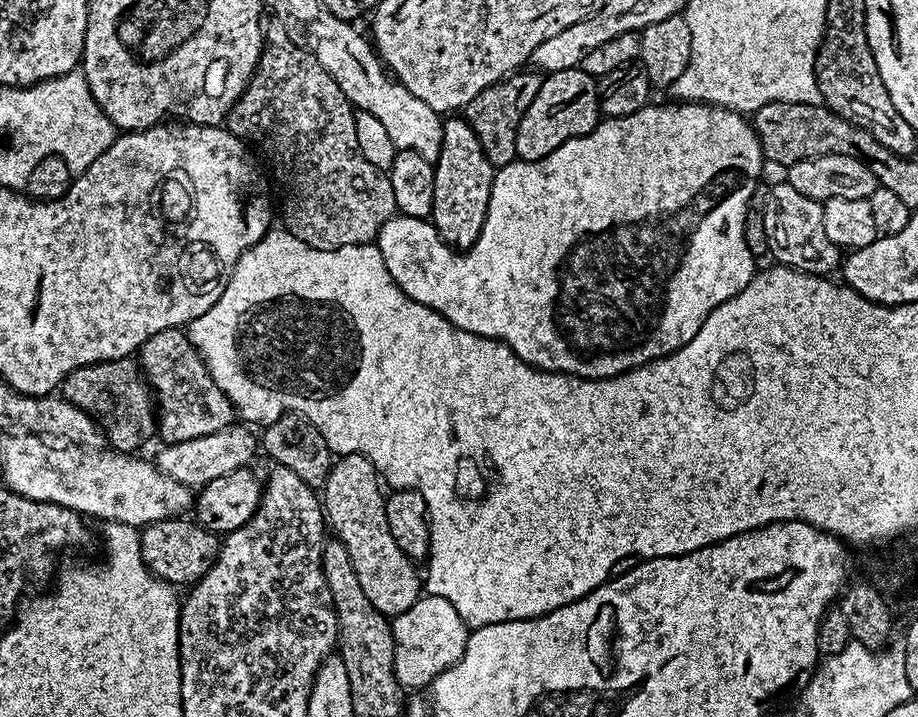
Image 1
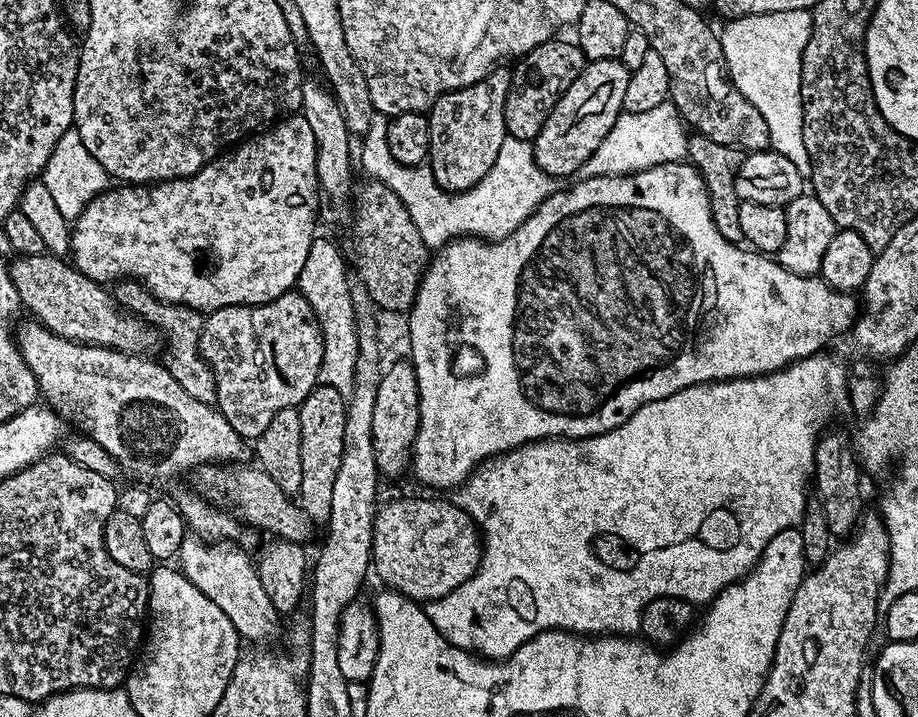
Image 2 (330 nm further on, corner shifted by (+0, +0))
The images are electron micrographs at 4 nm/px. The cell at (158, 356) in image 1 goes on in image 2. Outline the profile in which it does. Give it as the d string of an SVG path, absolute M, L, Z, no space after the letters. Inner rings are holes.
M293 290L265 304L226 306L207 313L204 317L204 325L200 335L200 353L202 358L206 358L210 370L214 370L214 382L218 386L218 398L215 407L220 409L220 413L224 415L226 422L230 422L230 426L234 426L234 430L238 435L244 437L245 441L254 442L260 437L262 430L266 430L266 426L270 426L270 422L274 419L274 414L278 414L278 410L299 406L312 392L312 389L316 387L320 378L320 367L324 361L324 338L320 335L320 322L316 319L310 302L306 302L306 298L301 296L299 291Z

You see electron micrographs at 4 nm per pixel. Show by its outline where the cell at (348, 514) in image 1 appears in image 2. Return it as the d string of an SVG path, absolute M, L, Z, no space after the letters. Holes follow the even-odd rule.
M451 499L448 500L392 500L389 504L381 503L375 512L374 524L372 526L372 563L374 576L381 580L385 589L400 592L404 596L410 597L411 600L417 602L427 602L437 600L446 594L450 594L450 590L454 590L458 586L462 586L462 582L470 579L478 570L480 565L480 554L482 551L482 537L479 528L470 518L470 514L466 514L466 510L462 510Z

